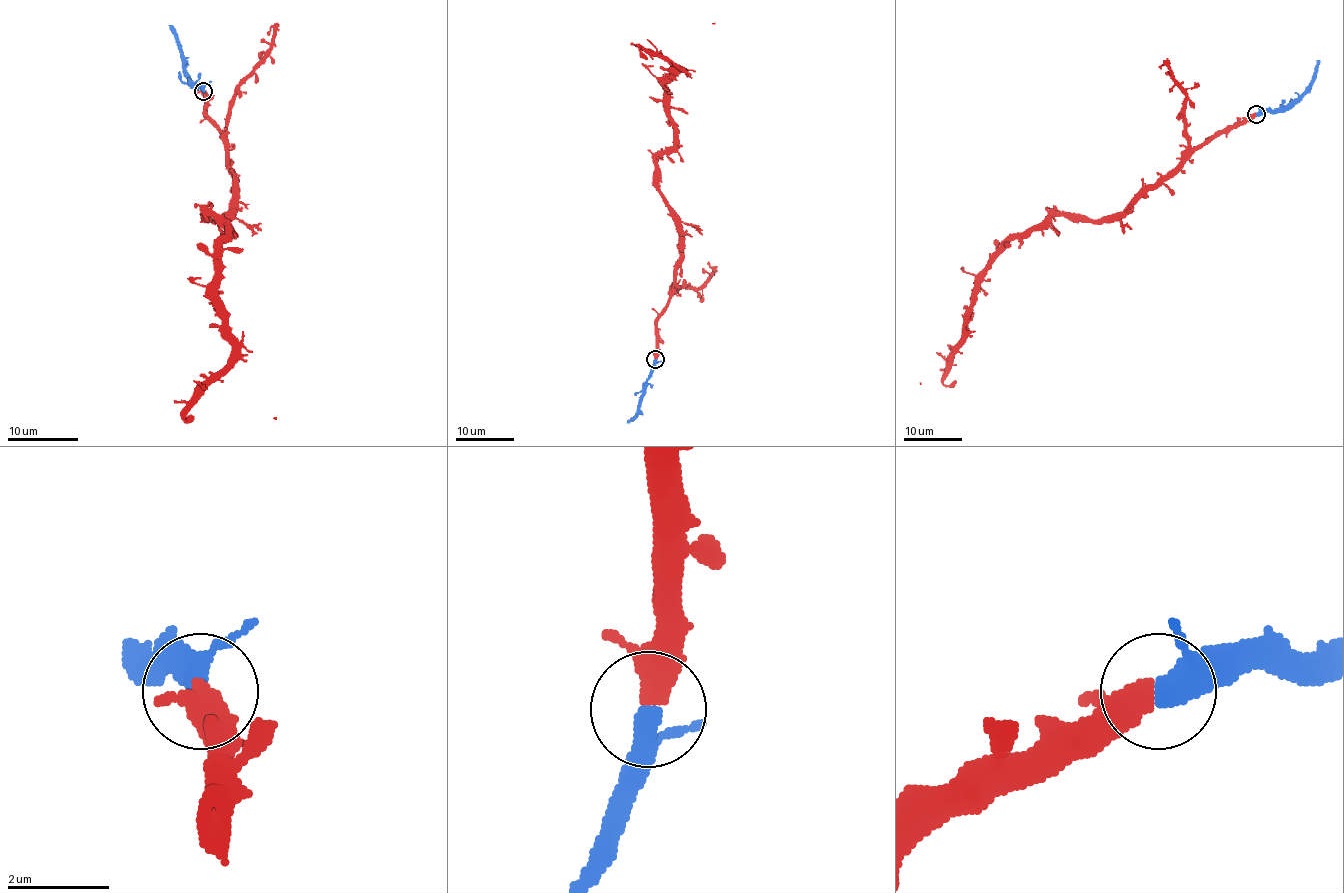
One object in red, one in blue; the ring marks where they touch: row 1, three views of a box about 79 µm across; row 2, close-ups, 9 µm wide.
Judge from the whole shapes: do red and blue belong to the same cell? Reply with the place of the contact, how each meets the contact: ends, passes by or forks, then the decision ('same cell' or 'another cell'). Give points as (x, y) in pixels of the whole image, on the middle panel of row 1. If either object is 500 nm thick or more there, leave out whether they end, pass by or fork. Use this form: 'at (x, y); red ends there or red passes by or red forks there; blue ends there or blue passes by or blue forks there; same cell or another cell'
at (655, 359); red passes by; blue passes by; same cell

